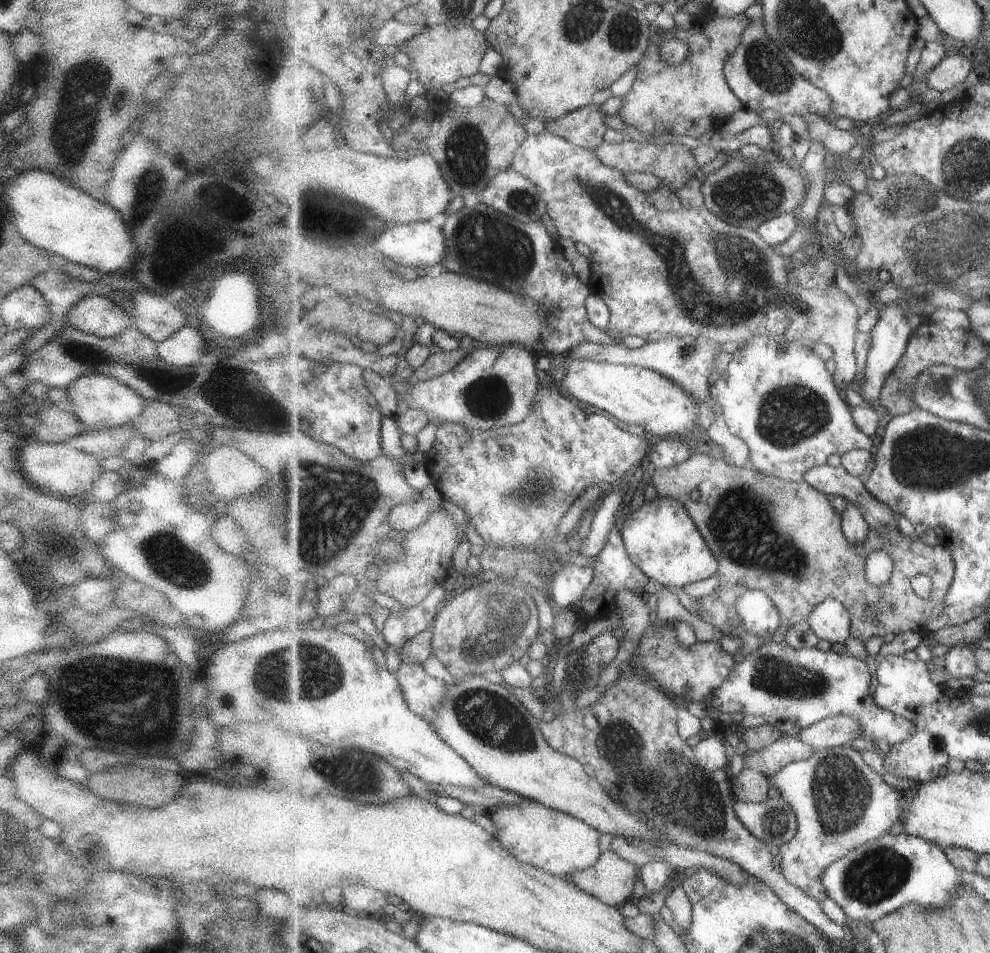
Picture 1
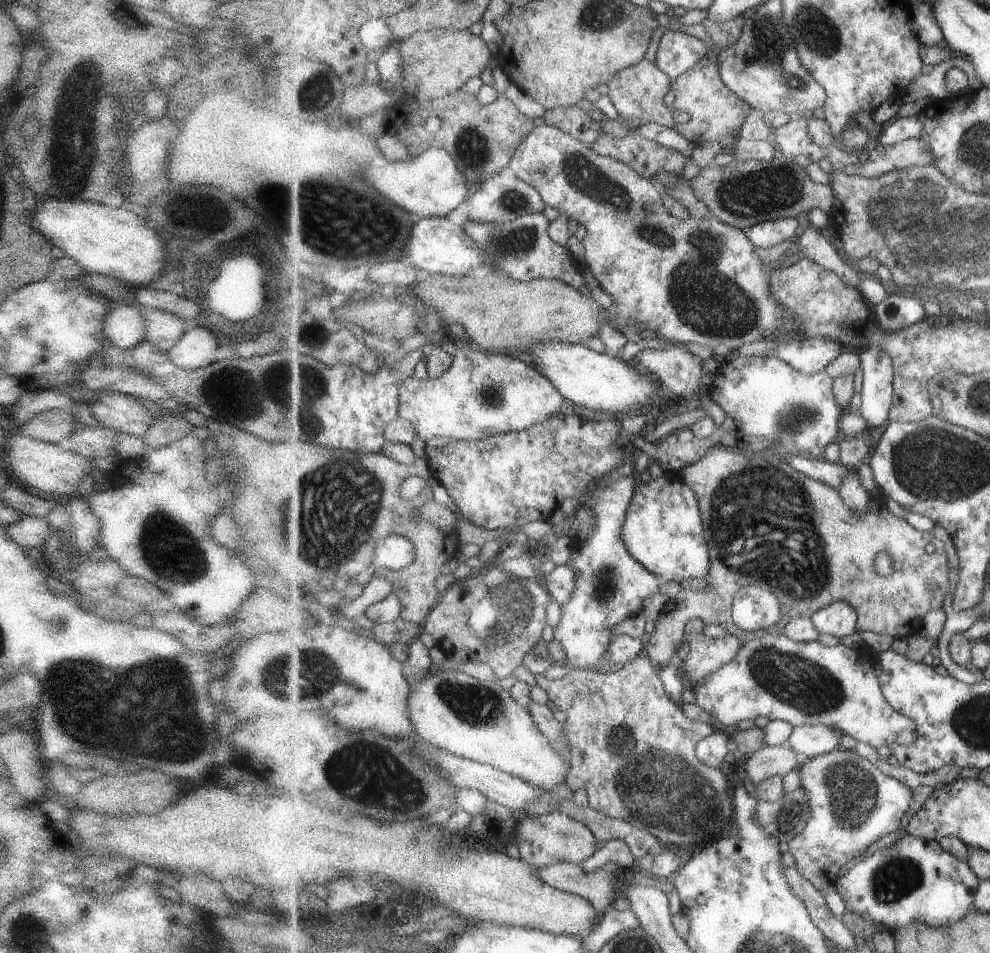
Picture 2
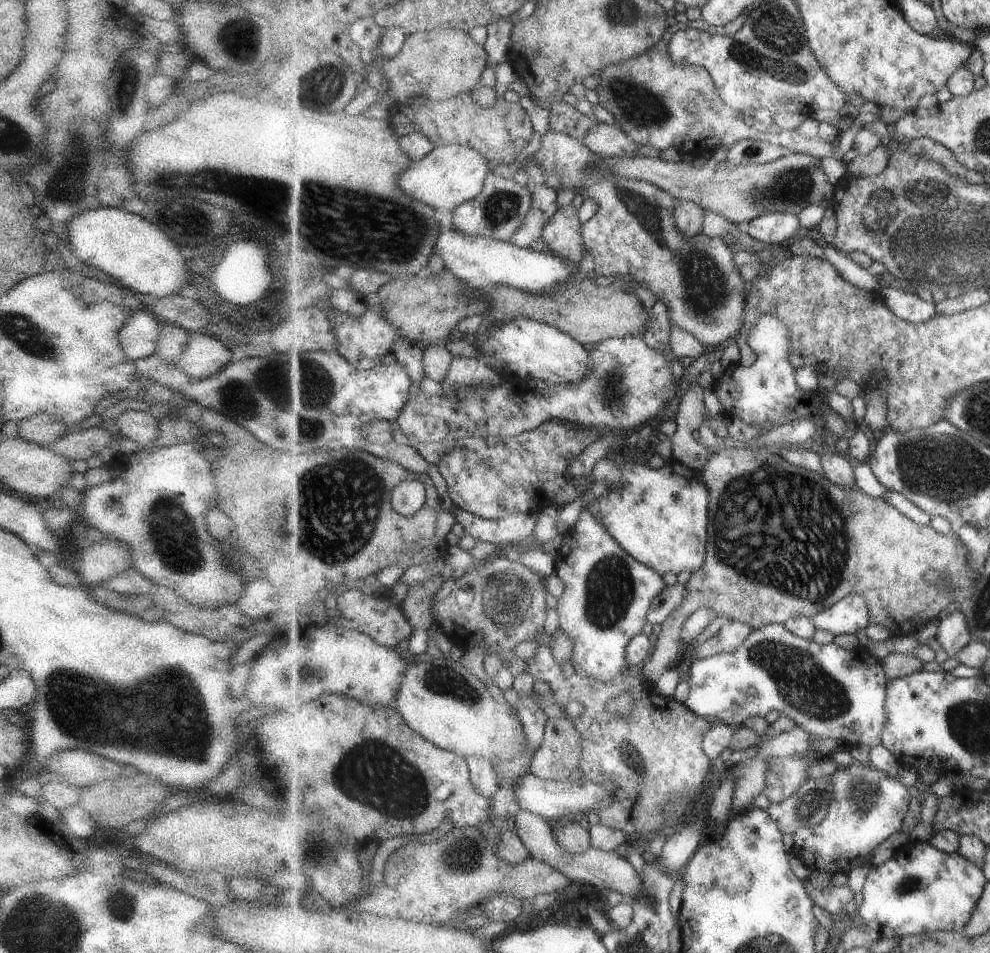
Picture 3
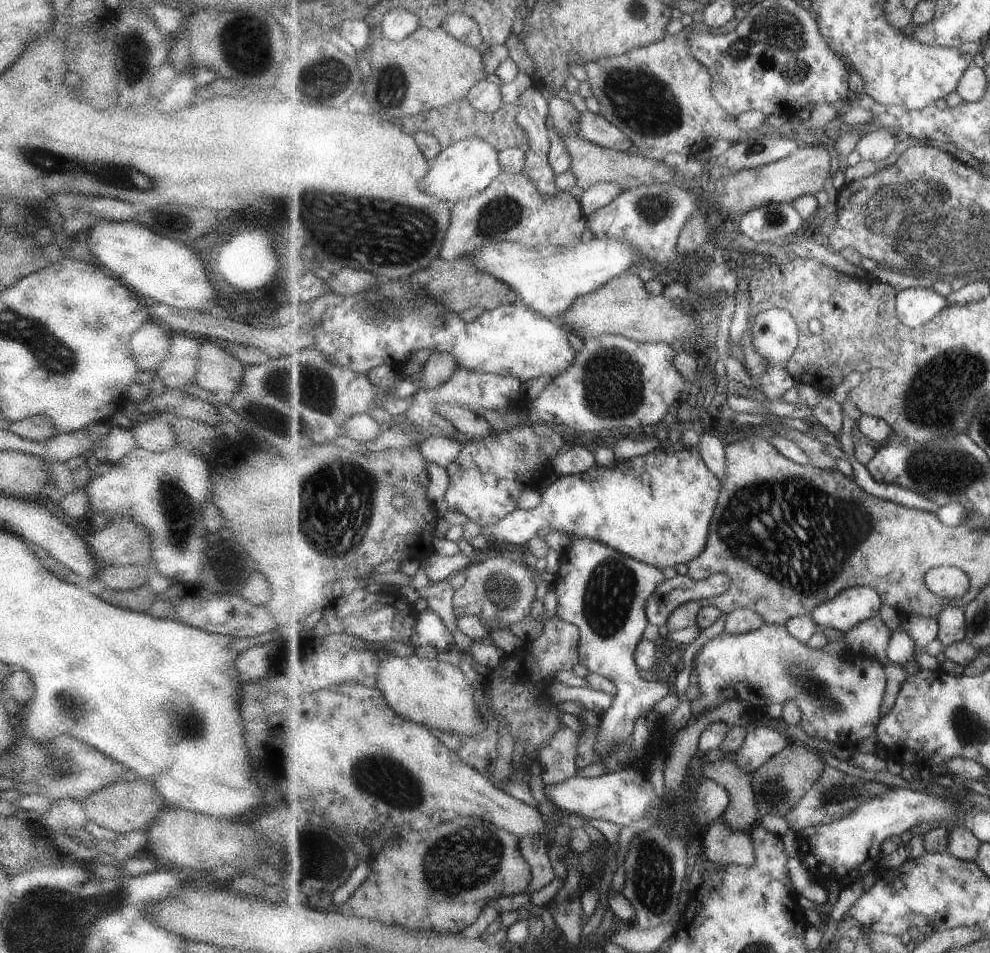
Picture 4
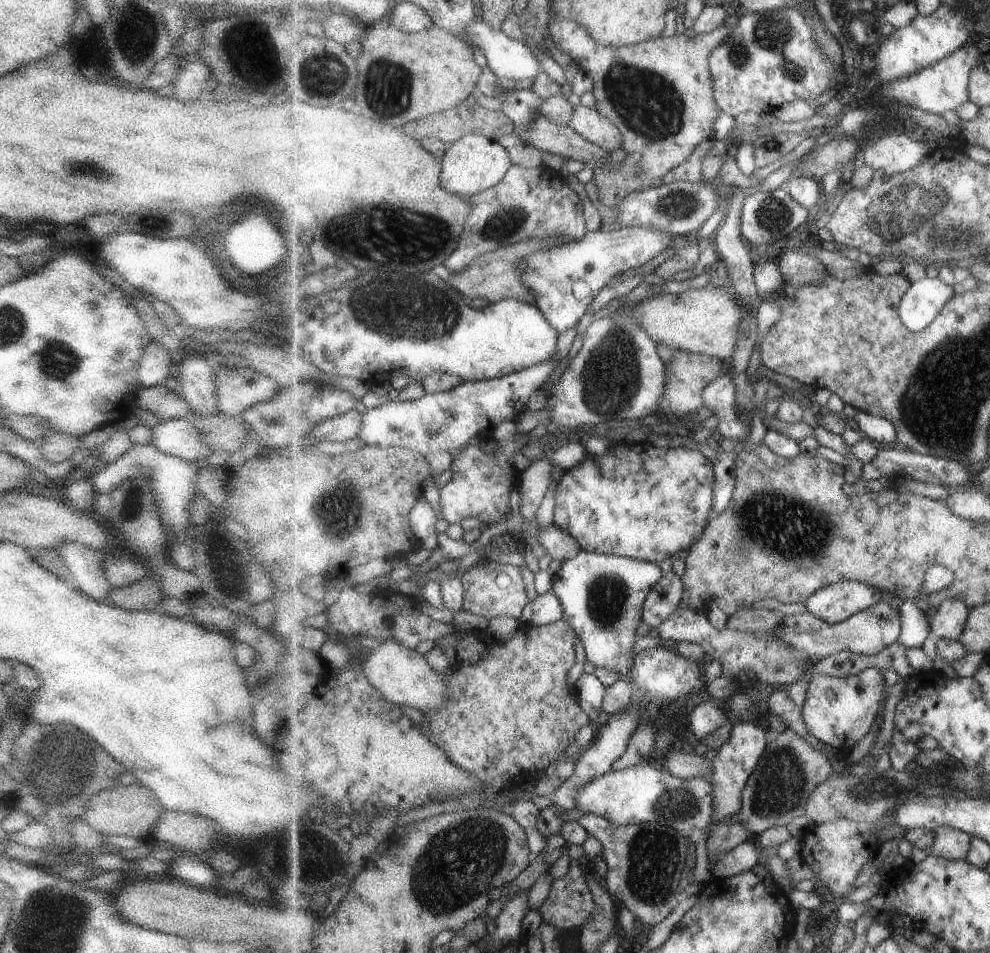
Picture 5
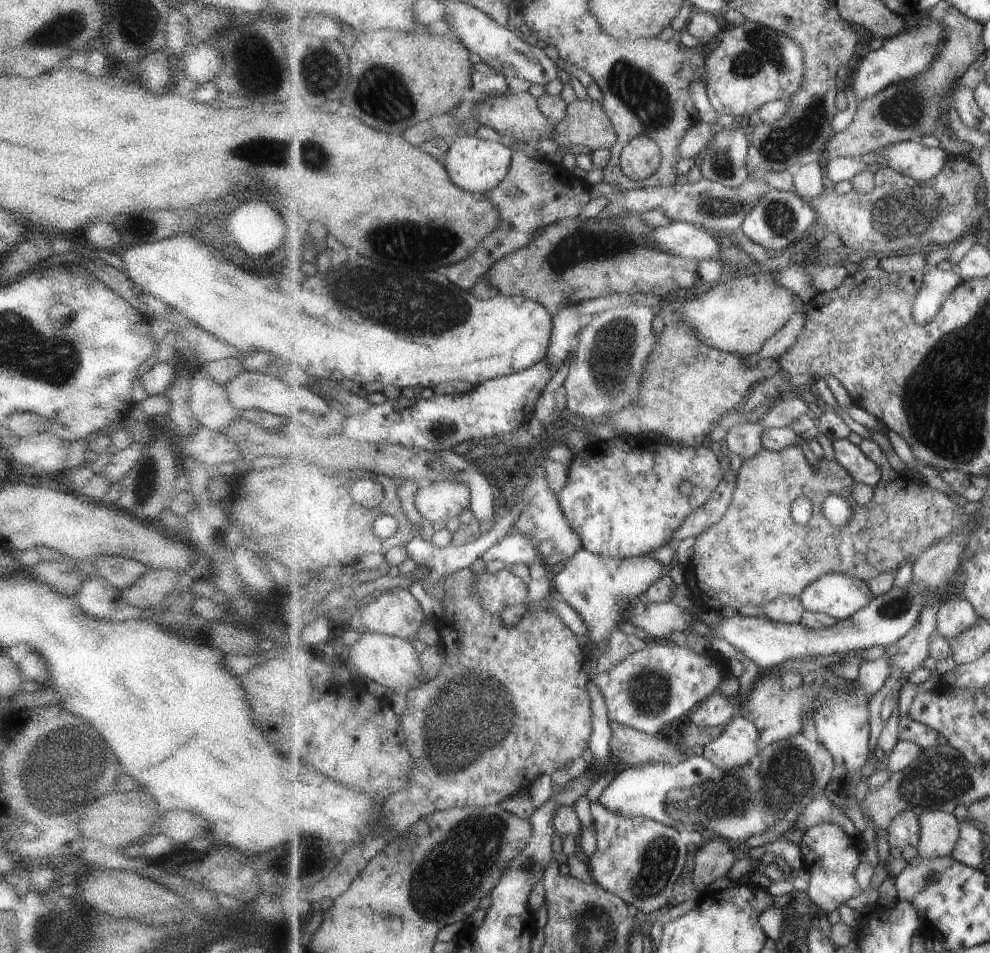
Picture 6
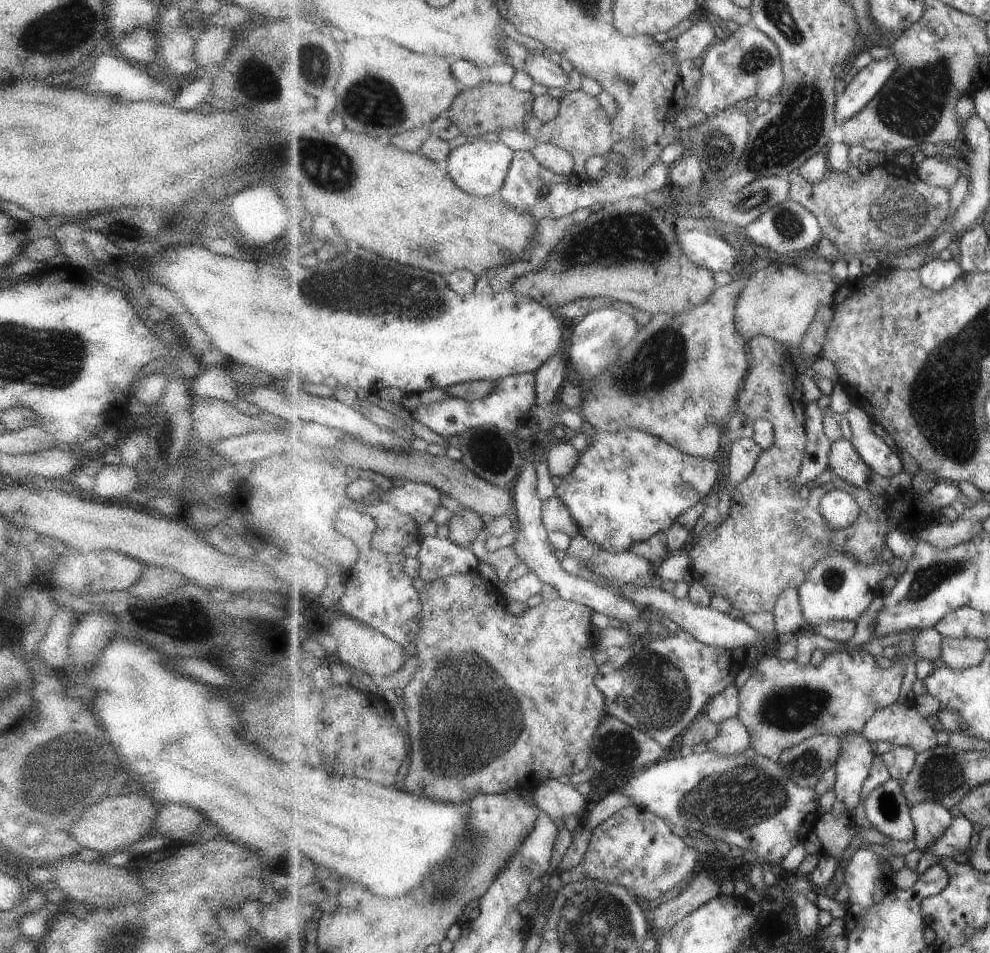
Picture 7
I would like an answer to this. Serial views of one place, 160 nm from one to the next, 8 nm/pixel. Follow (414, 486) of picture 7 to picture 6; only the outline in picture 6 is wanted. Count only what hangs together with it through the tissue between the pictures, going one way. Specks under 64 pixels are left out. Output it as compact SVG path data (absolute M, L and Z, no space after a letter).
M461 482L420 484L413 498L420 515L431 522L458 518L459 514L471 505L471 488Z

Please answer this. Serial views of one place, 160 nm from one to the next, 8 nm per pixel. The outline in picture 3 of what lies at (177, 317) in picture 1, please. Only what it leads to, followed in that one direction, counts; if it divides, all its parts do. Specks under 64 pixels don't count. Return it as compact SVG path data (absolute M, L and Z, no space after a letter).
M162 323L159 328L159 338L157 338L157 356L165 364L177 366L179 356L183 354L190 333L183 330L181 326L175 324Z

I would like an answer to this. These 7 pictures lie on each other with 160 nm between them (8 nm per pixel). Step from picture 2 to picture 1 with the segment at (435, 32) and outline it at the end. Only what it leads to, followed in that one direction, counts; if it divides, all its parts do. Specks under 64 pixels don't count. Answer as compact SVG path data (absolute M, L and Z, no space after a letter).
M437 25L434 27L427 27L423 29L423 34L418 34L411 38L411 42L407 41L402 49L411 60L411 68L417 72L413 74L419 82L425 86L425 90L432 88L449 89L453 85L455 80L467 78L473 76L479 72L479 64L483 60L483 56L487 54L489 50L490 42L487 38L486 31L477 31L472 25Z

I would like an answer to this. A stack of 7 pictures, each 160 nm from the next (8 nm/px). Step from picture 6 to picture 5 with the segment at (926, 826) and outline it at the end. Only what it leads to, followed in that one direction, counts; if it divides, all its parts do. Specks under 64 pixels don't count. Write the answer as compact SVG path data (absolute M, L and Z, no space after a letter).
M942 825L935 828L935 842L927 854L951 861L965 860L971 849L971 842L973 835Z

